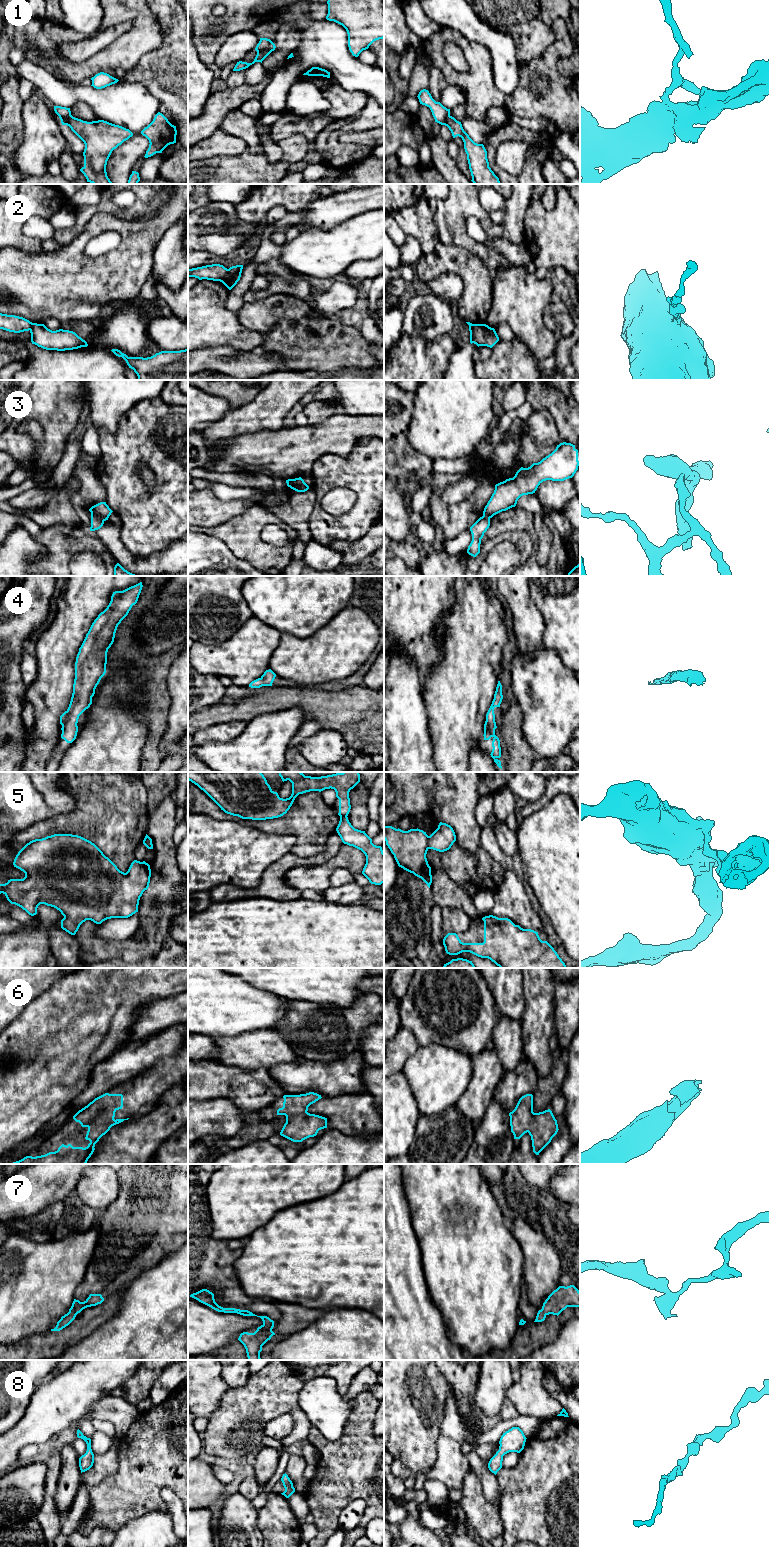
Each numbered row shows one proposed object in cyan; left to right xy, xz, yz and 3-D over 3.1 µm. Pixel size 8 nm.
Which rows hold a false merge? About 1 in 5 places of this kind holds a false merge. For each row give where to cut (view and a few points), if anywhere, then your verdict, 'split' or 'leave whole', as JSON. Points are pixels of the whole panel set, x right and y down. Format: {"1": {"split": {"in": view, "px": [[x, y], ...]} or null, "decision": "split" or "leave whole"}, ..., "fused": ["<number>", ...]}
{"1": {"split": {"in": "xz", "px": [[271, 41], [266, 48], [257, 53]]}, "decision": "split"}, "2": {"split": {"in": "xz", "px": [[228, 269], [228, 272], [220, 281]]}, "decision": "split"}, "3": {"split": {"in": "xy", "px": [[91, 511], [103, 521]]}, "decision": "split"}, "4": {"split": null, "decision": "leave whole"}, "5": {"split": {"in": "yz", "px": [[427, 836], [428, 848]]}, "decision": "split"}, "6": {"split": null, "decision": "leave whole"}, "7": {"split": null, "decision": "leave whole"}, "8": {"split": null, "decision": "leave whole"}, "fused": ["1", "2", "3", "5"]}

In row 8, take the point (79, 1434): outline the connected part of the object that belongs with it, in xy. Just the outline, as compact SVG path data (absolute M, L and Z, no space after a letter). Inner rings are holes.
M78 1429L77 1437L83 1439L87 1444L87 1451L84 1455L79 1458L79 1467L82 1472L89 1470L94 1463L94 1454L91 1449L91 1439L83 1435L83 1433Z

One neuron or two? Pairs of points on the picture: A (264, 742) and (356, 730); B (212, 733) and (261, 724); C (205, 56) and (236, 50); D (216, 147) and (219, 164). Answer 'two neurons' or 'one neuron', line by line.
A: two neurons
B: two neurons
C: two neurons
D: two neurons

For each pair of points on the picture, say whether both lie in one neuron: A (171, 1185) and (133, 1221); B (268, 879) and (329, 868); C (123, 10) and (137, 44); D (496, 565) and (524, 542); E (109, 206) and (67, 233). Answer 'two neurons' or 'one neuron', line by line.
A: one neuron
B: two neurons
C: one neuron
D: two neurons
E: one neuron

